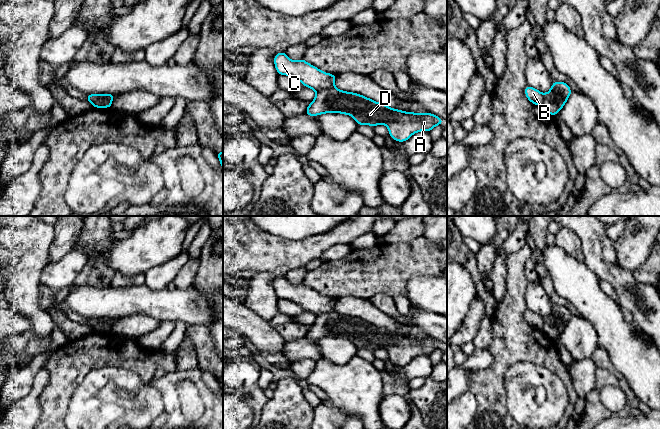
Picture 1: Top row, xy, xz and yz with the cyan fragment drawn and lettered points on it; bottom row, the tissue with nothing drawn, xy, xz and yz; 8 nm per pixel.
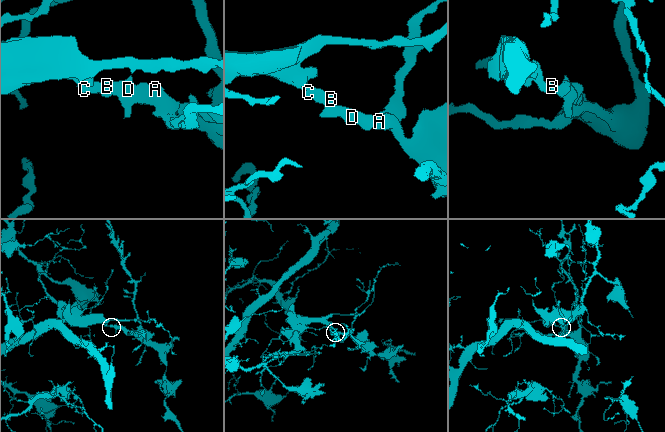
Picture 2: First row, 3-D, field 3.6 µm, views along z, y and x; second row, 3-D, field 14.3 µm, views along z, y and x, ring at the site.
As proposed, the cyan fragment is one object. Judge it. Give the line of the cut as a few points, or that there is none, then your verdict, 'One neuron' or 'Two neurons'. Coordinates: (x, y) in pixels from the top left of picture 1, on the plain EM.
Split along xz (333, 310), (316, 315). Two neurons

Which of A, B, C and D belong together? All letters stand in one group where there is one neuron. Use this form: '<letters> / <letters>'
A D / B C

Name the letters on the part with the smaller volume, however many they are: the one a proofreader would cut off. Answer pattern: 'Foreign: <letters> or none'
Foreign: A, D

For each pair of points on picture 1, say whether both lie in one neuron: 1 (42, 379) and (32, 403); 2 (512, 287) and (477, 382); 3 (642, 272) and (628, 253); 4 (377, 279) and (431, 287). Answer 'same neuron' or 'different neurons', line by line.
1: same neuron
2: same neuron
3: different neurons
4: different neurons

